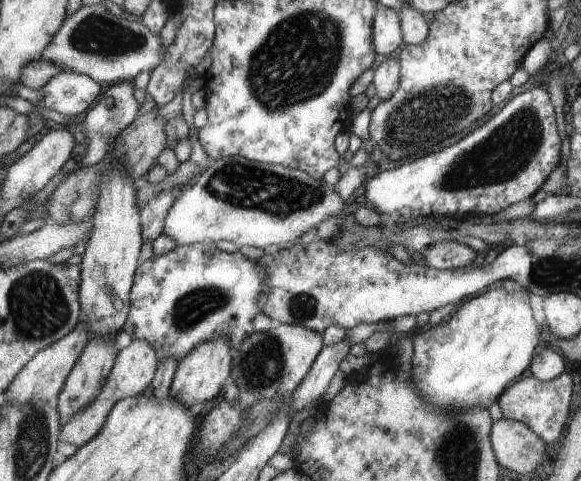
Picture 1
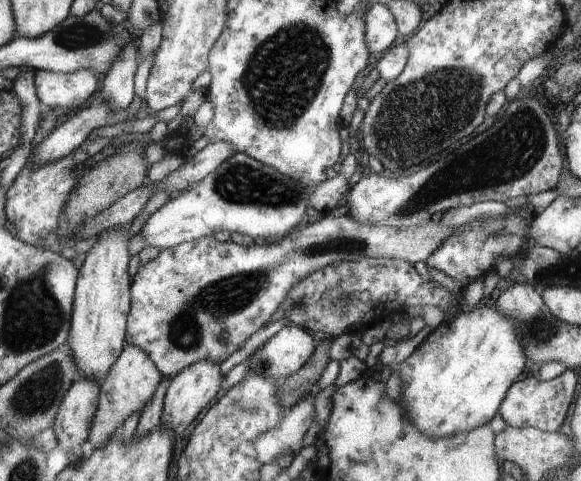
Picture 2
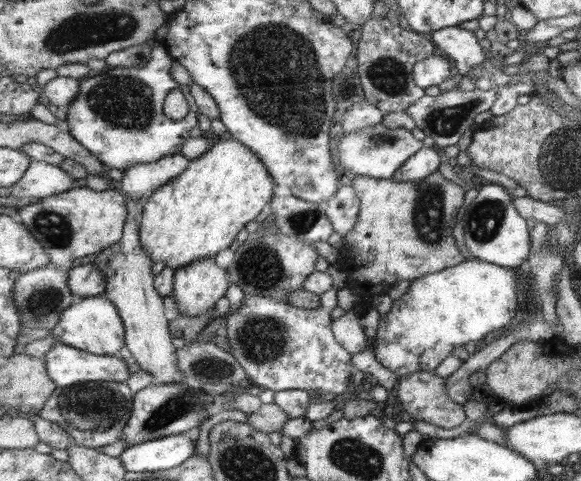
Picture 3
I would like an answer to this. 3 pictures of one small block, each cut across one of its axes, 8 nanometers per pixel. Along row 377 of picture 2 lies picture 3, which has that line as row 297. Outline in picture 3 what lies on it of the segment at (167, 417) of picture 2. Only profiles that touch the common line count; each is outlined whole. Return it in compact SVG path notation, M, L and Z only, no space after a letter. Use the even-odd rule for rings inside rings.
M208 257L178 266L171 294L182 315L198 316L210 310L224 296L228 286L226 270L216 264L215 257Z

